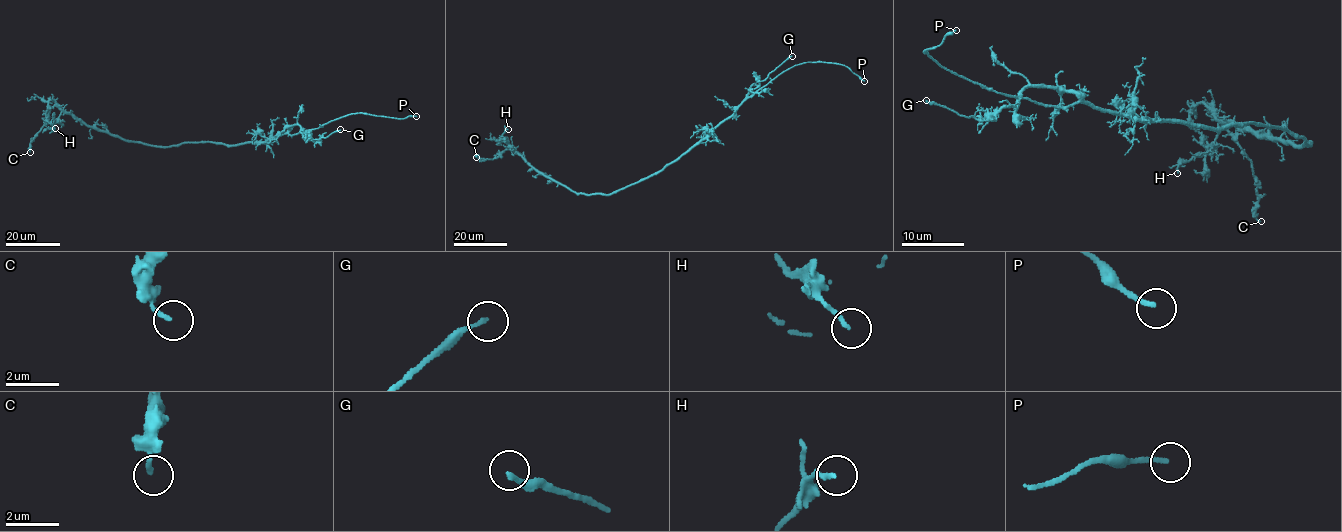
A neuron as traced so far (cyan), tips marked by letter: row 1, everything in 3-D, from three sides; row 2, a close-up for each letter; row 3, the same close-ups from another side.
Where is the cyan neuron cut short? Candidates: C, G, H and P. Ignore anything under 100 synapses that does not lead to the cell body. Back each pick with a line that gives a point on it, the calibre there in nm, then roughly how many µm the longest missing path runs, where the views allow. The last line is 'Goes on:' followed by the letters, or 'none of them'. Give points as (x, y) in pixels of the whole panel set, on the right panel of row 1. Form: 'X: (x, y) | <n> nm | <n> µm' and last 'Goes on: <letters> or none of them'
P: (956, 30) | 170 nm | 15 µm
Goes on: P

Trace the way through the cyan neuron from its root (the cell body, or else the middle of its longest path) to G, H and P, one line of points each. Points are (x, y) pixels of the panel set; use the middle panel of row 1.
G: (663, 170), (734, 114), (749, 91), (792, 56)
H: (663, 170), (609, 194), (575, 193), (537, 172), (504, 137), (500, 143), (508, 129)
P: (663, 170), (700, 142), (746, 99), (795, 65), (820, 61), (840, 63), (864, 81)

